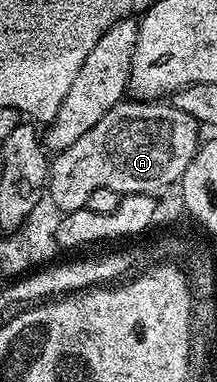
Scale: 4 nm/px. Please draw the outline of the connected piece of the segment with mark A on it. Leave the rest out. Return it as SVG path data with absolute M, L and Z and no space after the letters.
M123 100L120 104L116 105L115 108L111 108L110 112L107 112L98 124L90 129L89 132L85 132L79 140L75 140L75 143L71 144L70 148L60 151L52 159L49 167L49 177L47 179L47 194L48 197L52 198L55 204L62 212L77 210L85 208L87 204L87 196L91 192L95 192L95 188L111 188L111 192L115 192L119 195L127 194L149 194L152 196L160 195L160 190L165 190L169 185L180 183L183 172L191 164L191 160L199 149L201 142L200 125L196 120L188 116L185 112L180 112L179 109L175 109L170 103L167 102L142 102L140 100Z

